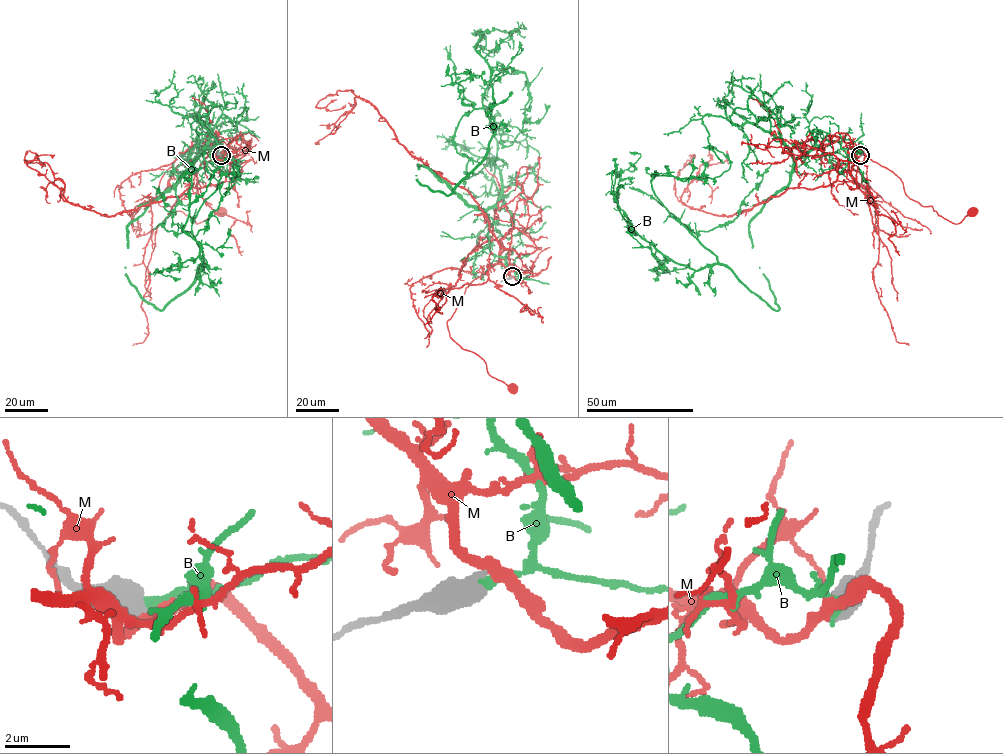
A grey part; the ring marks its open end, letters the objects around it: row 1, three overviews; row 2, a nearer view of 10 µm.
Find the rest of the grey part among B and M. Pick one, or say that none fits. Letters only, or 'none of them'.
none of them

